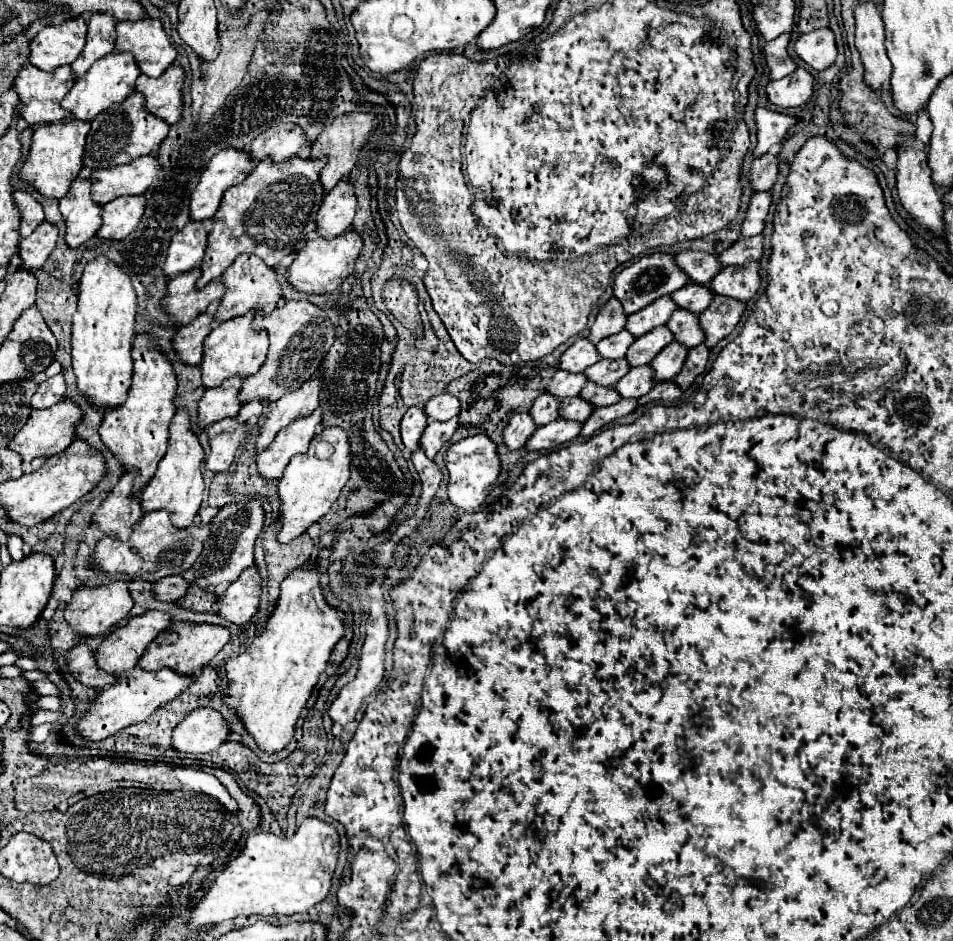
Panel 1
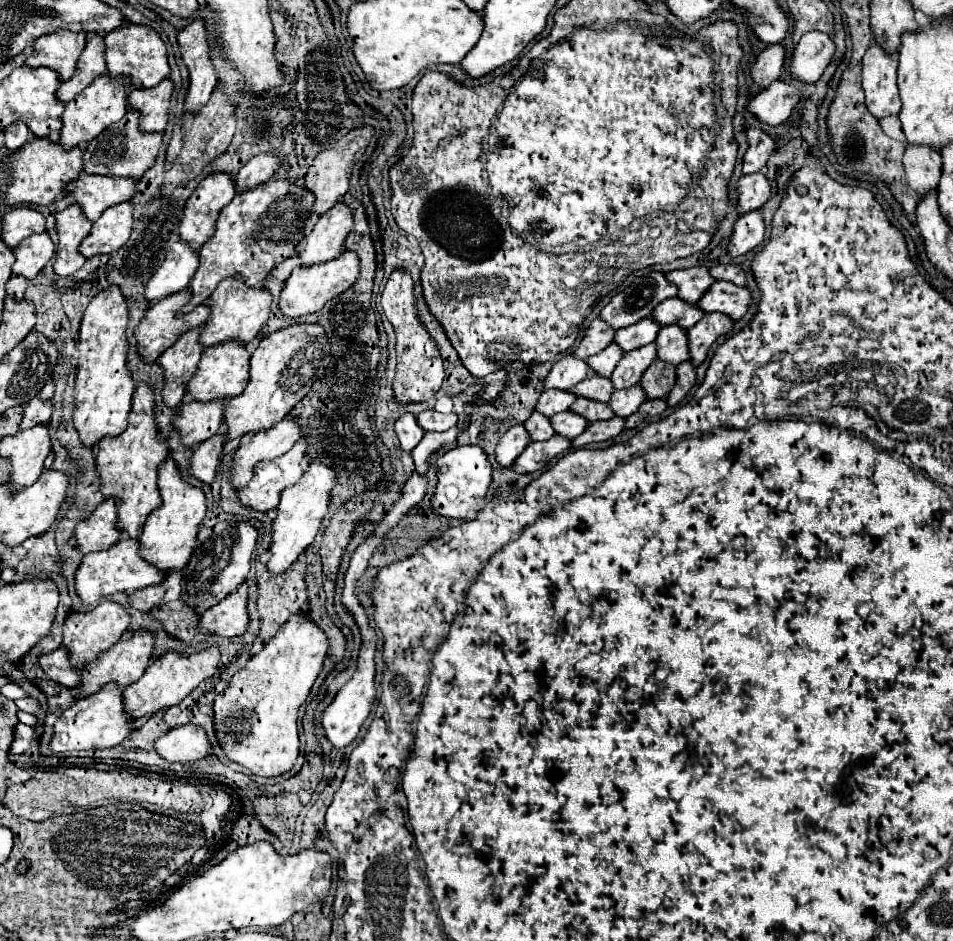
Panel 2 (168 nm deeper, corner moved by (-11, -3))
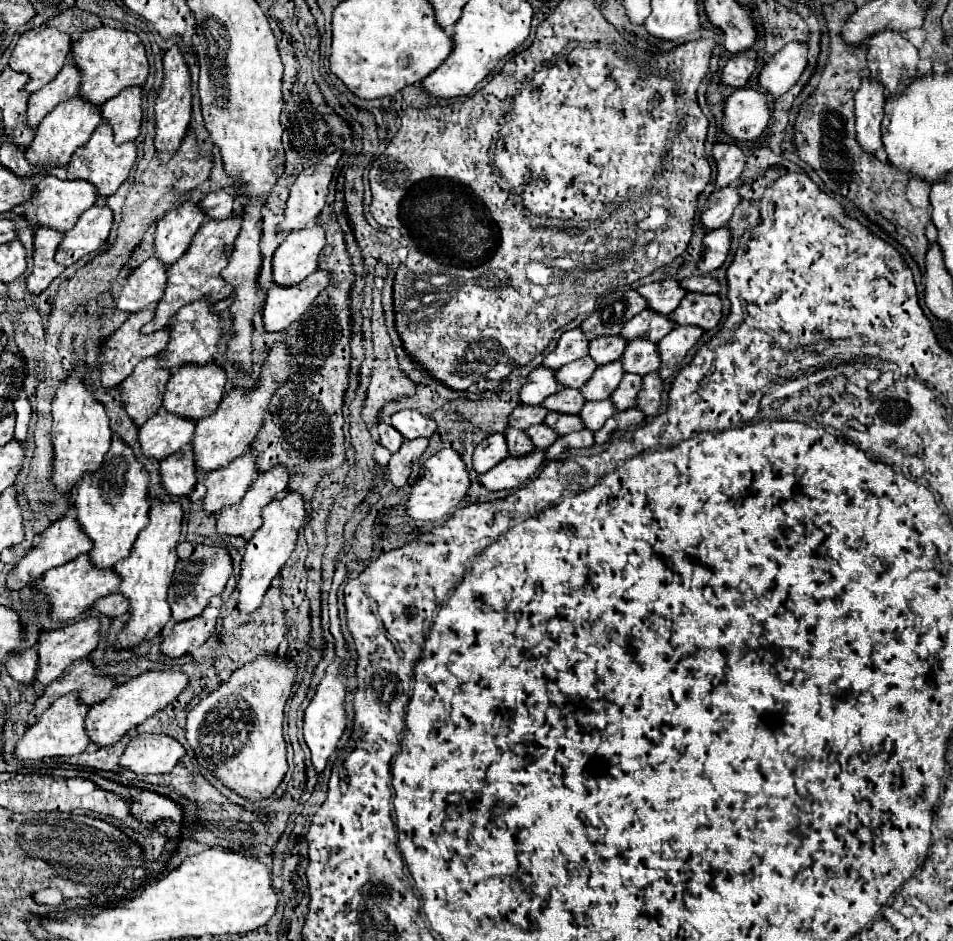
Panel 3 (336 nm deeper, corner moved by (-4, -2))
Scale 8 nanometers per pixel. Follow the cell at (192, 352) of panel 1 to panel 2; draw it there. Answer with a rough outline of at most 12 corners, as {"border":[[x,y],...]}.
{"border":[[200,329],[184,333],[158,357],[162,397],[176,407],[204,351]]}

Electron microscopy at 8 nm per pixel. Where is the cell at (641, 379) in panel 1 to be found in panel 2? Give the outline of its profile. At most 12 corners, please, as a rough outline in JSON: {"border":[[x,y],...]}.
{"border":[[640,385],[612,393],[610,407],[630,417],[646,401]]}

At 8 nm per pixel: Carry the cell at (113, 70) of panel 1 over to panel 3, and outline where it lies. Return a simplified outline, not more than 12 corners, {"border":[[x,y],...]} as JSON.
{"border":[[81,96],[43,118],[25,158],[67,166],[103,118]]}

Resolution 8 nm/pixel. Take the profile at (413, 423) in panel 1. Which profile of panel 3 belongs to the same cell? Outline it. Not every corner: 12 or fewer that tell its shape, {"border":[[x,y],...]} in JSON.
{"border":[[379,422],[379,444],[395,454],[403,444],[391,424]]}

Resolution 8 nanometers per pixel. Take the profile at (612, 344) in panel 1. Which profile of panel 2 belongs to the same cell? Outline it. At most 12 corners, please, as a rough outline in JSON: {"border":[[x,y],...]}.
{"border":[[612,343],[588,357],[594,373],[610,377],[624,351]]}

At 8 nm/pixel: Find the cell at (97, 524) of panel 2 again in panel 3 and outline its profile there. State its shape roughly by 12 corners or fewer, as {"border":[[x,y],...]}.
{"border":[[75,518],[57,520],[7,574],[7,590],[93,548]]}

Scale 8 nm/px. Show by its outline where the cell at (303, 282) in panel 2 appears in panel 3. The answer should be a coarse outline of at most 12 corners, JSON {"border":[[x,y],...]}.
{"border":[[313,272],[293,288],[271,286],[263,328],[281,332],[329,284]]}

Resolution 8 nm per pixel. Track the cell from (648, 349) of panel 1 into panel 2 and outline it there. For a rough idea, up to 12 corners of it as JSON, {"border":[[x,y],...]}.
{"border":[[656,343],[626,353],[612,373],[614,387],[636,385],[656,361]]}

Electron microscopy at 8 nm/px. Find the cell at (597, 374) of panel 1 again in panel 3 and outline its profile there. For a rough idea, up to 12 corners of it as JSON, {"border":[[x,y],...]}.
{"border":[[563,388],[541,402],[549,412],[577,414],[581,392]]}

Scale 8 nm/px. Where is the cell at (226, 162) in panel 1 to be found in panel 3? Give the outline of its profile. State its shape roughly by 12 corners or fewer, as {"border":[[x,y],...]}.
{"border":[[193,202],[155,226],[153,256],[165,266],[185,254],[205,212]]}

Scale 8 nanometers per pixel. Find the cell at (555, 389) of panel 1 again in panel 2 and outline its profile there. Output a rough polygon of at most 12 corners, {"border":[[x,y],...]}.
{"border":[[546,389],[536,411],[552,417],[570,409],[576,393]]}

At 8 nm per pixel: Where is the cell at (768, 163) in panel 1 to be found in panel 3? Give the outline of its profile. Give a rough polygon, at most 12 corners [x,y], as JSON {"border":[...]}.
{"border":[[737,188],[715,190],[699,218],[707,232],[723,228],[741,202]]}

